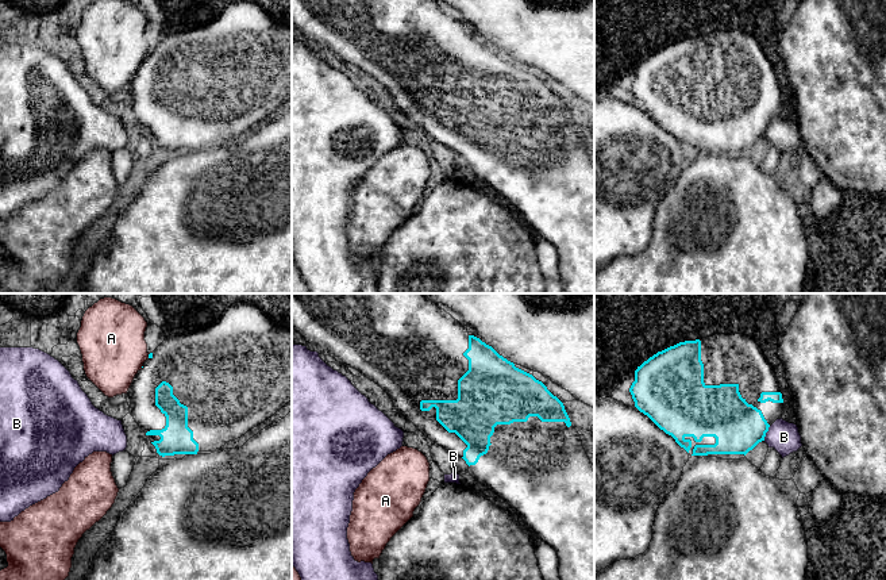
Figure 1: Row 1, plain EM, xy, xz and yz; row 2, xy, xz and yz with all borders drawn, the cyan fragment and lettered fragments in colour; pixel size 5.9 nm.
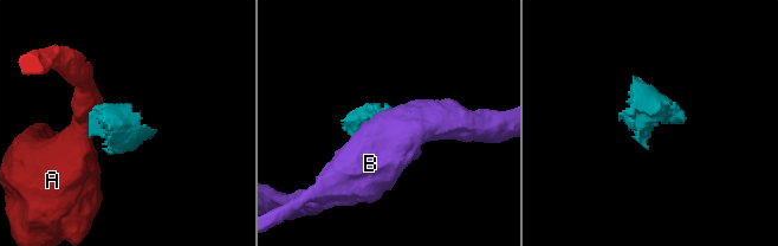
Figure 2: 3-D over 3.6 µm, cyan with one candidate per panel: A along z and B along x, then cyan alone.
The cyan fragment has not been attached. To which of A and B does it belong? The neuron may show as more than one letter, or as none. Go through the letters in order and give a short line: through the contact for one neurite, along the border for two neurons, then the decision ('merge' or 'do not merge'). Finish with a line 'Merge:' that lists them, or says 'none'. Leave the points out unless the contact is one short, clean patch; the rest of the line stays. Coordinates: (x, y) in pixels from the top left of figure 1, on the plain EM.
A: line xy (147, 52), (149, 54); do not merge
B: line yz (770, 123), (763, 137); do not merge
Merge: none

